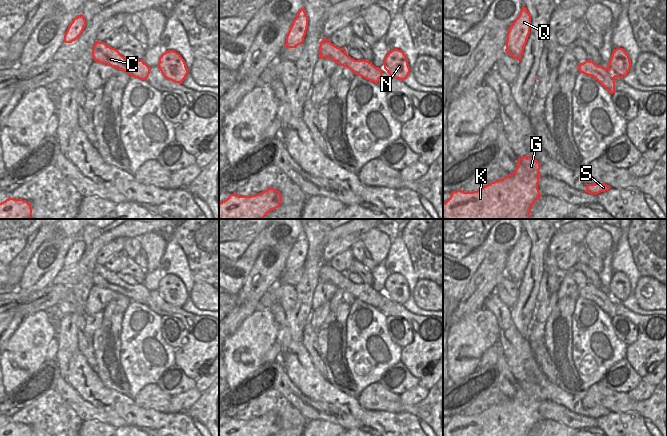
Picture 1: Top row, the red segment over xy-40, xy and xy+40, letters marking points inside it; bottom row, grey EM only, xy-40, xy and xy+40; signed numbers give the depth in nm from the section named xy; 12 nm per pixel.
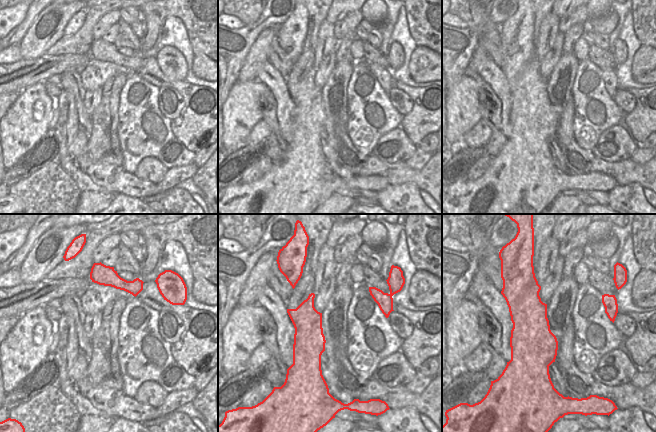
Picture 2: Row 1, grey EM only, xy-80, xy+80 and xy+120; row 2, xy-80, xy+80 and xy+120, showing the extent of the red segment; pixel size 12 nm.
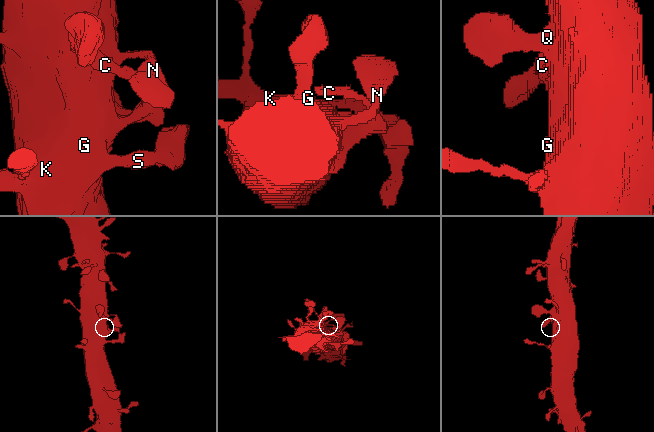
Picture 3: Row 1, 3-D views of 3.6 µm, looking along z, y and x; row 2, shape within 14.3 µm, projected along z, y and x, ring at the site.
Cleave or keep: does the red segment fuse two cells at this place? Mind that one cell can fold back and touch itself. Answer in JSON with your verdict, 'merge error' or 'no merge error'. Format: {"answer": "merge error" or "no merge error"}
{"answer": "no merge error"}

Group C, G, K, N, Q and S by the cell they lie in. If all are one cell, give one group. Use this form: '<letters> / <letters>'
C G K N Q S

